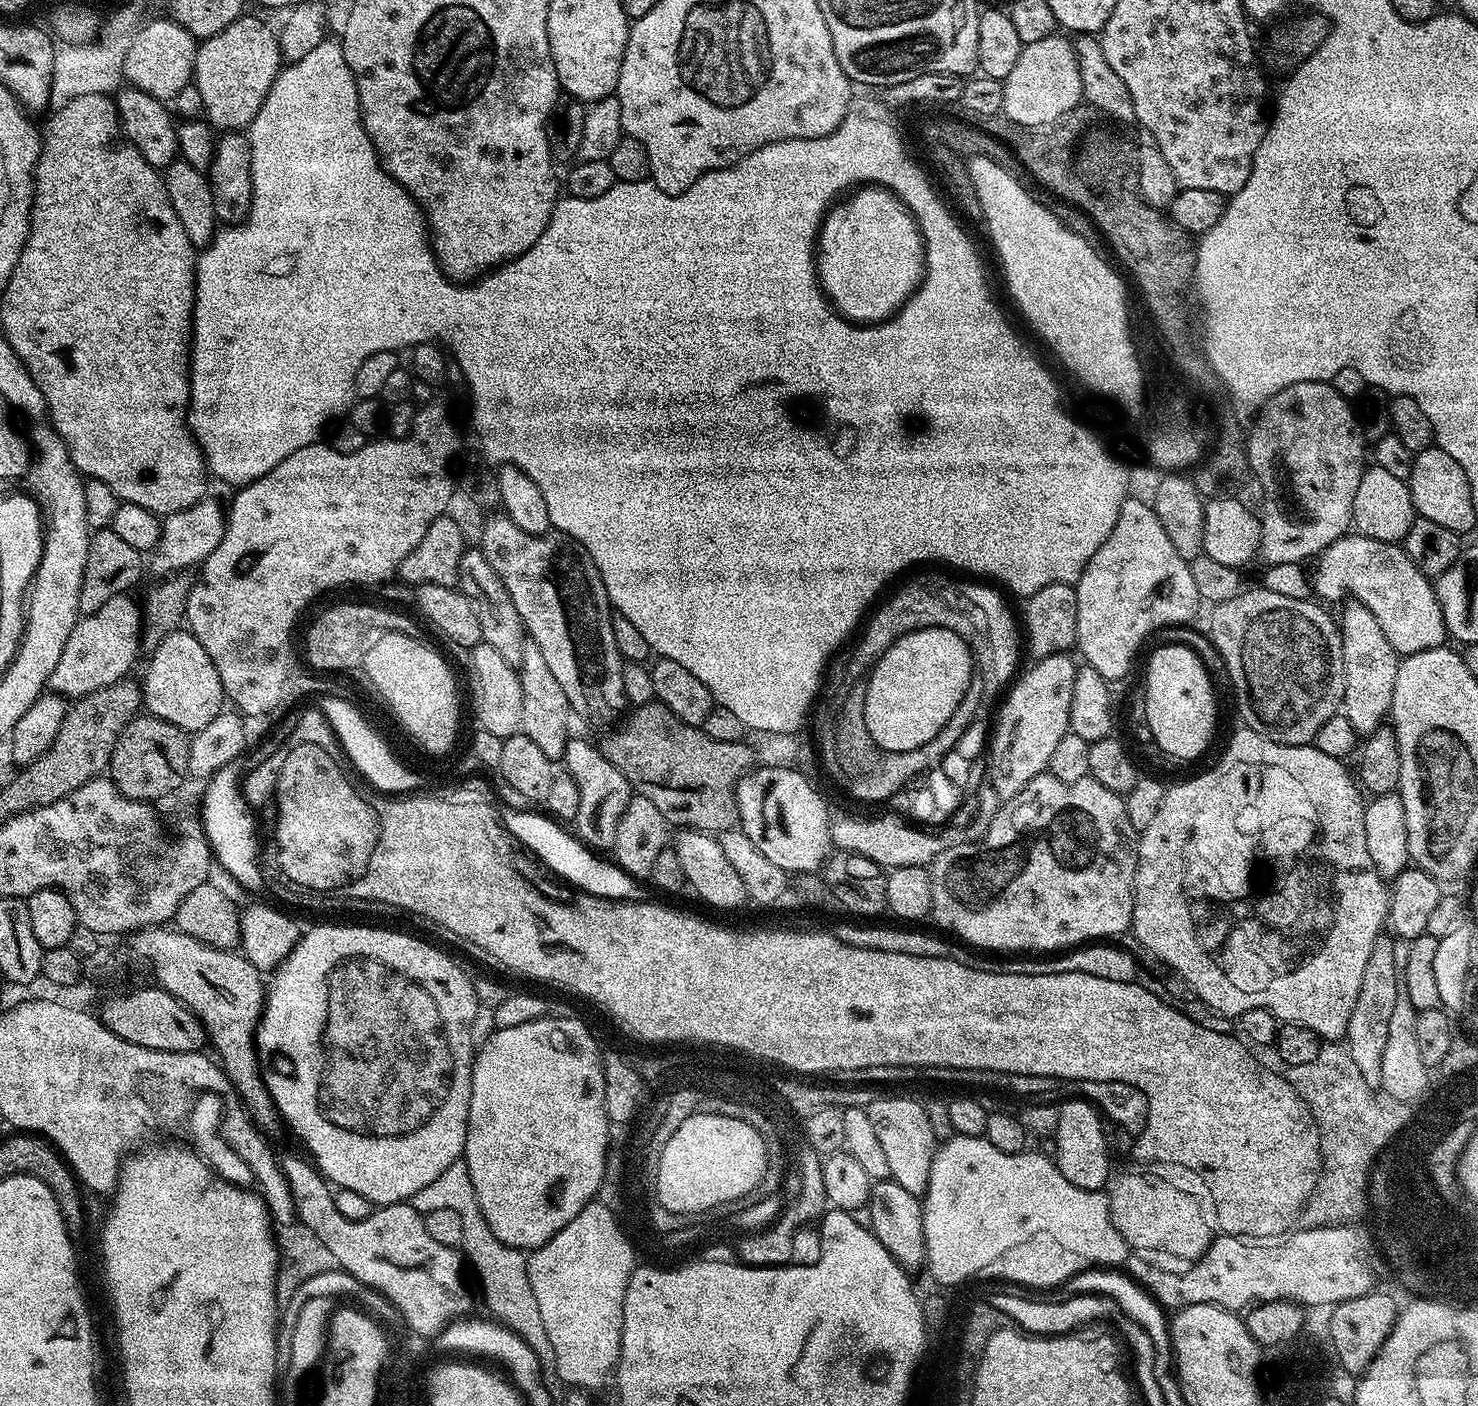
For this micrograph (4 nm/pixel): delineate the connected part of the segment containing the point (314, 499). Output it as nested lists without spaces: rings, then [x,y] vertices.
[[[439,402],[423,405],[417,411],[414,418],[414,426],[409,436],[403,436],[401,440],[391,438],[372,438],[354,454],[338,454],[338,450],[332,448],[331,443],[317,442],[310,446],[302,446],[302,450],[294,450],[270,474],[262,474],[254,482],[243,485],[240,492],[232,500],[232,505],[227,505],[226,519],[224,521],[224,533],[222,542],[206,558],[198,568],[198,579],[192,585],[192,592],[188,596],[186,606],[186,628],[192,633],[198,642],[202,642],[202,650],[210,654],[210,662],[214,662],[214,670],[218,670],[218,678],[224,687],[225,697],[230,701],[231,707],[237,713],[243,715],[269,715],[282,702],[282,689],[285,684],[289,667],[294,664],[292,658],[292,631],[296,628],[296,619],[300,611],[311,602],[315,596],[328,592],[331,588],[340,588],[343,584],[380,584],[383,580],[395,577],[400,570],[402,558],[422,542],[426,535],[426,529],[434,518],[445,515],[449,511],[448,503],[452,500],[452,476],[448,473],[448,463],[452,455],[460,448],[460,432],[448,413],[448,408]]]

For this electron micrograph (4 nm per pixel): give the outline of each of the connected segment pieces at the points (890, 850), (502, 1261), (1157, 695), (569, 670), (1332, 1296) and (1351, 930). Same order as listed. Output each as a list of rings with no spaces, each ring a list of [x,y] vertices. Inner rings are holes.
[[[896,814],[890,816],[870,817],[869,820],[863,820],[860,816],[844,816],[841,820],[838,818],[832,820],[832,846],[833,849],[841,852],[853,852],[854,854],[862,854],[866,858],[870,858],[875,864],[879,864],[885,870],[901,868],[902,866],[918,866],[919,868],[931,865],[932,861],[938,858],[938,854],[942,854],[947,848],[952,847],[953,837],[935,836],[935,831],[925,830],[920,826],[913,826],[907,819],[901,818]]]
[[[464,1159],[455,1160],[453,1164],[446,1166],[446,1170],[442,1170],[442,1174],[438,1174],[438,1178],[434,1178],[434,1182],[430,1182],[430,1186],[422,1186],[422,1190],[418,1190],[418,1194],[412,1196],[410,1203],[452,1204],[450,1210],[458,1210],[458,1214],[462,1214],[462,1252],[471,1271],[473,1268],[480,1279],[480,1292],[484,1295],[484,1304],[493,1312],[489,1313],[499,1323],[507,1325],[510,1330],[514,1330],[514,1334],[524,1339],[526,1346],[530,1346],[530,1350],[538,1354],[538,1362],[545,1370],[555,1369],[554,1346],[550,1343],[546,1326],[542,1323],[542,1313],[537,1299],[534,1298],[534,1286],[530,1286],[528,1256],[521,1249],[511,1248],[502,1243],[494,1234],[494,1230],[490,1230],[474,1192],[464,1192],[464,1196],[460,1196],[460,1192],[440,1192],[440,1188],[436,1188],[436,1184],[440,1184],[440,1180],[448,1180],[448,1176],[464,1176],[465,1167]],[[424,1192],[428,1192],[428,1196],[424,1196]]]
[[[1165,642],[1148,660],[1148,673],[1142,685],[1146,702],[1146,722],[1150,726],[1152,744],[1160,747],[1168,756],[1176,760],[1196,760],[1208,748],[1212,731],[1216,728],[1216,699],[1218,693],[1212,686],[1212,679],[1202,662],[1186,646]]]
[[[496,515],[493,520],[485,522],[478,546],[484,551],[486,562],[490,562],[490,566],[496,571],[496,577],[503,582],[504,589],[510,594],[514,610],[518,610],[524,623],[527,639],[533,640],[542,650],[546,663],[554,673],[555,680],[562,685],[562,691],[566,693],[577,717],[581,716],[588,724],[615,725],[626,708],[622,690],[625,661],[615,645],[614,629],[611,626],[614,609],[608,602],[604,583],[598,579],[588,551],[578,541],[569,540],[555,530],[549,530],[543,536],[535,536],[522,530],[522,526],[514,526],[508,516]]]
[[[1345,1222],[1335,1230],[1301,1228],[1293,1231],[1287,1238],[1276,1238],[1271,1242],[1220,1234],[1213,1239],[1215,1248],[1208,1253],[1204,1263],[1197,1265],[1192,1272],[1188,1272],[1188,1276],[1184,1277],[1165,1276],[1159,1269],[1151,1268],[1151,1265],[1145,1264],[1143,1260],[1131,1257],[1124,1261],[1122,1268],[1136,1283],[1144,1285],[1144,1289],[1165,1310],[1179,1310],[1191,1304],[1213,1304],[1226,1309],[1227,1312],[1239,1313],[1241,1310],[1253,1307],[1257,1302],[1266,1300],[1292,1300],[1309,1309],[1310,1307],[1327,1309],[1350,1298],[1358,1298],[1377,1287],[1380,1262],[1374,1254],[1372,1236],[1364,1228],[1367,1227],[1356,1222]]]
[[[1240,726],[1240,729],[1238,729],[1238,730],[1237,730],[1237,732],[1236,732],[1236,733],[1234,733],[1234,734],[1233,734],[1233,736],[1232,736],[1232,737],[1230,737],[1230,738],[1229,738],[1229,740],[1228,740],[1228,749],[1226,749],[1226,750],[1225,750],[1225,752],[1224,752],[1224,757],[1222,757],[1222,758],[1221,758],[1221,760],[1220,760],[1220,761],[1218,761],[1218,762],[1217,762],[1217,764],[1216,764],[1216,765],[1214,765],[1214,766],[1213,766],[1213,768],[1212,768],[1212,769],[1210,769],[1210,770],[1209,770],[1209,772],[1204,772],[1204,773],[1202,773],[1202,774],[1201,774],[1201,776],[1196,776],[1196,777],[1194,777],[1194,778],[1193,778],[1193,780],[1184,780],[1184,781],[1182,781],[1182,782],[1181,782],[1181,784],[1176,784],[1176,785],[1174,785],[1174,786],[1173,786],[1173,788],[1172,788],[1172,785],[1171,785],[1171,787],[1169,787],[1169,788],[1168,788],[1168,789],[1167,789],[1167,791],[1165,791],[1165,793],[1164,793],[1164,797],[1163,797],[1163,798],[1162,798],[1162,806],[1161,806],[1161,808],[1159,808],[1159,809],[1158,809],[1158,815],[1157,815],[1157,816],[1155,816],[1155,817],[1154,817],[1154,818],[1153,818],[1153,819],[1152,819],[1152,820],[1151,820],[1151,821],[1150,821],[1150,826],[1146,826],[1146,830],[1145,830],[1145,831],[1144,831],[1144,832],[1142,832],[1142,833],[1139,833],[1139,838],[1140,838],[1140,849],[1139,849],[1139,850],[1138,850],[1138,866],[1137,866],[1137,867],[1136,867],[1136,877],[1135,877],[1135,878],[1134,878],[1134,914],[1133,914],[1133,915],[1132,915],[1132,927],[1131,927],[1131,929],[1130,929],[1130,932],[1131,932],[1131,935],[1133,935],[1133,934],[1134,934],[1134,935],[1136,935],[1136,940],[1137,940],[1137,942],[1138,942],[1138,943],[1140,943],[1140,944],[1141,944],[1141,946],[1142,946],[1142,947],[1144,947],[1144,948],[1145,948],[1145,950],[1146,950],[1146,951],[1148,951],[1148,952],[1149,952],[1149,954],[1150,954],[1150,955],[1152,955],[1152,956],[1157,956],[1157,958],[1158,958],[1158,959],[1160,959],[1160,960],[1161,960],[1161,962],[1162,962],[1162,963],[1164,963],[1164,964],[1165,964],[1165,966],[1166,966],[1166,967],[1168,967],[1168,968],[1173,968],[1173,970],[1174,970],[1174,971],[1176,971],[1176,972],[1177,972],[1177,974],[1178,974],[1178,975],[1180,975],[1180,976],[1181,976],[1181,978],[1182,978],[1182,979],[1184,979],[1184,980],[1185,980],[1185,982],[1186,982],[1186,983],[1188,983],[1188,984],[1189,984],[1189,985],[1188,985],[1188,984],[1186,984],[1186,985],[1187,985],[1187,987],[1188,987],[1188,988],[1189,988],[1189,989],[1191,989],[1191,991],[1192,991],[1192,992],[1193,992],[1193,993],[1194,993],[1194,996],[1195,996],[1195,999],[1197,999],[1197,1000],[1201,1000],[1201,1002],[1203,1002],[1203,1003],[1204,1003],[1204,1004],[1205,1004],[1205,1006],[1207,1006],[1207,1007],[1208,1007],[1208,1008],[1211,1008],[1211,1009],[1212,1009],[1212,1010],[1213,1010],[1213,1011],[1215,1011],[1215,1012],[1219,1012],[1219,1013],[1220,1013],[1220,1014],[1221,1014],[1221,1015],[1223,1015],[1223,1016],[1227,1016],[1227,1017],[1231,1017],[1231,1018],[1238,1018],[1238,1017],[1240,1017],[1240,1016],[1241,1016],[1241,1015],[1242,1015],[1242,1013],[1244,1013],[1244,1012],[1245,1012],[1245,1011],[1246,1011],[1246,1010],[1254,1010],[1254,1009],[1255,1009],[1255,1008],[1264,1008],[1264,1009],[1266,1009],[1266,1011],[1268,1011],[1268,1012],[1269,1012],[1269,1013],[1270,1013],[1270,1015],[1272,1015],[1272,1016],[1275,1016],[1275,1017],[1276,1017],[1276,1019],[1277,1019],[1277,1021],[1280,1021],[1280,1022],[1283,1022],[1283,1023],[1286,1023],[1286,1024],[1297,1024],[1297,1025],[1298,1025],[1298,1026],[1306,1026],[1306,1030],[1310,1030],[1310,1031],[1311,1031],[1311,1032],[1312,1032],[1312,1033],[1314,1033],[1314,1035],[1316,1035],[1316,1036],[1318,1036],[1318,1037],[1320,1037],[1320,1039],[1321,1039],[1321,1041],[1324,1041],[1324,1042],[1340,1042],[1340,1041],[1343,1041],[1343,1040],[1344,1040],[1344,1039],[1345,1039],[1345,1037],[1347,1037],[1347,1035],[1348,1035],[1348,1023],[1349,1023],[1349,1022],[1350,1022],[1350,1013],[1352,1013],[1352,1012],[1353,1012],[1353,1010],[1354,1010],[1354,1002],[1358,1002],[1358,990],[1362,990],[1362,973],[1363,973],[1363,972],[1364,972],[1364,971],[1366,971],[1366,961],[1368,961],[1368,960],[1369,960],[1369,959],[1370,959],[1370,950],[1372,950],[1372,949],[1373,949],[1373,948],[1374,948],[1374,942],[1375,942],[1375,941],[1376,941],[1376,939],[1377,939],[1377,937],[1379,937],[1379,936],[1380,936],[1380,935],[1381,935],[1381,934],[1382,934],[1382,933],[1383,933],[1383,932],[1384,932],[1384,931],[1385,931],[1385,928],[1386,928],[1386,921],[1387,921],[1387,918],[1388,918],[1388,894],[1389,894],[1389,889],[1388,889],[1388,888],[1387,888],[1387,887],[1386,887],[1386,880],[1385,880],[1385,877],[1382,877],[1382,876],[1380,876],[1380,875],[1379,875],[1379,874],[1378,874],[1378,870],[1377,870],[1377,869],[1376,869],[1376,867],[1375,867],[1375,866],[1374,866],[1374,858],[1370,858],[1370,850],[1369,850],[1369,848],[1368,848],[1368,847],[1366,847],[1366,822],[1365,822],[1365,821],[1364,821],[1364,805],[1365,805],[1365,803],[1366,803],[1366,800],[1365,800],[1365,797],[1364,797],[1364,796],[1363,796],[1363,795],[1362,795],[1362,788],[1361,788],[1361,785],[1360,785],[1360,784],[1359,784],[1359,783],[1358,783],[1358,780],[1357,780],[1357,777],[1356,777],[1356,776],[1355,776],[1355,775],[1353,775],[1353,773],[1352,773],[1352,776],[1351,776],[1351,774],[1350,774],[1350,773],[1348,773],[1348,768],[1347,768],[1347,766],[1346,766],[1346,765],[1347,765],[1347,763],[1345,763],[1345,761],[1344,761],[1344,760],[1339,760],[1339,759],[1338,759],[1338,758],[1330,758],[1330,754],[1322,754],[1322,750],[1318,750],[1318,749],[1317,749],[1317,748],[1316,748],[1316,747],[1315,747],[1315,746],[1313,746],[1313,745],[1312,745],[1312,744],[1279,744],[1279,743],[1278,743],[1278,742],[1274,742],[1274,741],[1273,741],[1273,740],[1271,740],[1271,739],[1270,739],[1270,738],[1266,738],[1266,737],[1265,737],[1265,736],[1263,736],[1263,735],[1262,735],[1262,734],[1258,734],[1258,733],[1257,733],[1257,732],[1255,732],[1255,730],[1253,730],[1253,729],[1252,729],[1252,728],[1250,728],[1250,727],[1247,727],[1247,726]]]

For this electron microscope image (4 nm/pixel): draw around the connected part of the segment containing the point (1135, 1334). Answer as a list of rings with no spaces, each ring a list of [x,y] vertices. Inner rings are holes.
[[[998,1294],[994,1298],[996,1308],[1008,1315],[1025,1333],[1039,1336],[1065,1335],[1077,1331],[1078,1327],[1092,1320],[1114,1320],[1120,1328],[1122,1338],[1130,1350],[1131,1361],[1140,1360],[1140,1356],[1148,1356],[1148,1341],[1150,1336],[1142,1326],[1125,1315],[1116,1302],[1104,1296],[1072,1296],[1066,1302],[1044,1303],[1039,1298],[1024,1298],[1022,1294],[1004,1296]]]

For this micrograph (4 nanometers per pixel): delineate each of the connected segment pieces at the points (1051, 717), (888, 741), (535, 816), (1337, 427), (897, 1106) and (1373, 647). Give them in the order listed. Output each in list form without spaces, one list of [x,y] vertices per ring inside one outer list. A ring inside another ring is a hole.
[[[1063,652],[1039,657],[1029,672],[1019,673],[1018,679],[1003,697],[1005,700],[996,720],[996,733],[993,731],[990,736],[990,783],[1001,802],[1012,800],[1034,777],[1047,773],[1058,742],[1062,742],[1070,730],[1070,698],[1074,698],[1074,678],[1078,667],[1077,661],[1072,661],[1070,657]]]
[[[925,626],[898,638],[886,650],[886,654],[878,658],[878,662],[866,676],[867,723],[862,728],[882,751],[889,753],[918,750],[918,746],[930,742],[930,738],[934,738],[934,734],[938,734],[938,730],[946,726],[950,714],[958,710],[958,702],[974,679],[974,652],[972,656],[971,650],[973,651],[969,641],[954,634],[954,630]]]
[[[504,808],[501,823],[507,835],[516,838],[524,847],[536,854],[554,873],[568,880],[572,885],[606,902],[639,903],[647,899],[646,887],[641,881],[626,874],[609,859],[602,859],[571,831],[566,832],[559,821],[545,813],[530,810]]]
[[[1311,380],[1310,382],[1298,382],[1280,390],[1278,394],[1272,395],[1257,413],[1257,420],[1246,438],[1246,449],[1248,453],[1248,466],[1253,470],[1262,486],[1264,502],[1260,514],[1260,550],[1259,559],[1265,565],[1281,565],[1285,562],[1291,564],[1303,563],[1304,559],[1312,555],[1317,557],[1328,548],[1334,541],[1345,535],[1352,524],[1352,512],[1354,497],[1358,492],[1358,485],[1361,482],[1362,474],[1368,460],[1368,439],[1364,434],[1359,417],[1351,404],[1351,401],[1342,398],[1329,381]]]
[[[884,1096],[881,1100],[880,1097],[873,1098],[866,1107],[870,1114],[870,1123],[874,1125],[874,1134],[886,1154],[891,1179],[896,1180],[898,1186],[910,1190],[910,1194],[923,1197],[928,1190],[930,1166],[938,1147],[927,1107],[908,1096]]]
[[[1355,602],[1343,605],[1344,613],[1338,616],[1342,638],[1342,662],[1344,663],[1344,702],[1342,714],[1350,718],[1357,737],[1368,738],[1385,723],[1392,711],[1394,678],[1398,678],[1401,657],[1390,646],[1390,638],[1382,634],[1378,618]],[[1345,607],[1345,608],[1344,608]]]

